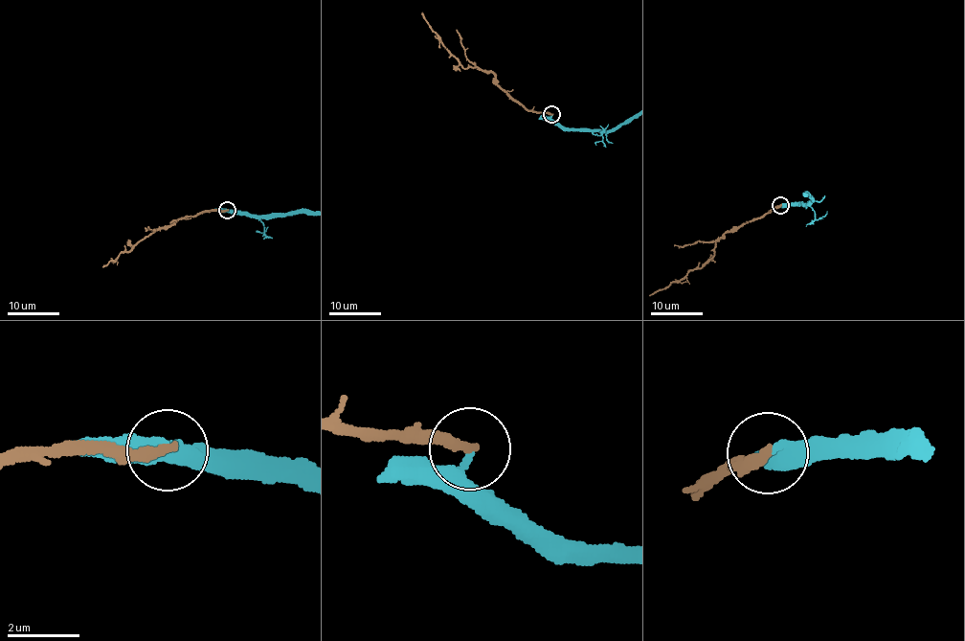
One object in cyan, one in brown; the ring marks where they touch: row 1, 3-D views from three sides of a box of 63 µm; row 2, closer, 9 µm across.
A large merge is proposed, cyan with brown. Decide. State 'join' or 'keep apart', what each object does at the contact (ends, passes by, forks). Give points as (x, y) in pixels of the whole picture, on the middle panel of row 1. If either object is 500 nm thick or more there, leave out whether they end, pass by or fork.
keep apart; cyan ends there; brown ends there

